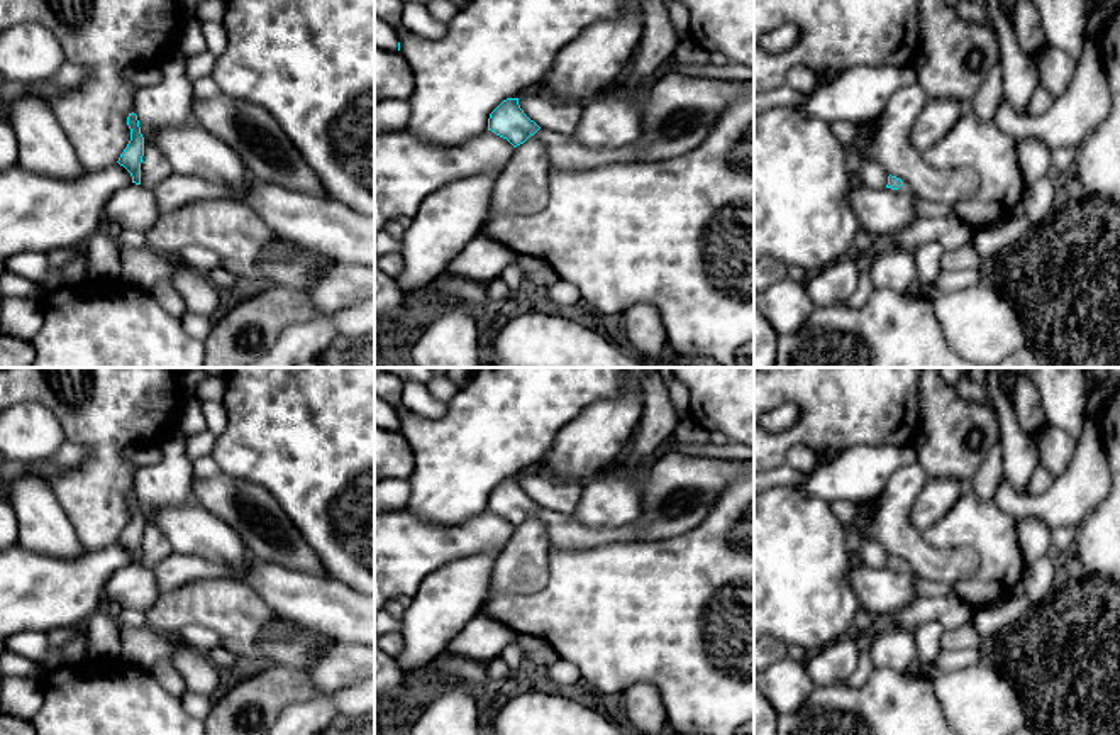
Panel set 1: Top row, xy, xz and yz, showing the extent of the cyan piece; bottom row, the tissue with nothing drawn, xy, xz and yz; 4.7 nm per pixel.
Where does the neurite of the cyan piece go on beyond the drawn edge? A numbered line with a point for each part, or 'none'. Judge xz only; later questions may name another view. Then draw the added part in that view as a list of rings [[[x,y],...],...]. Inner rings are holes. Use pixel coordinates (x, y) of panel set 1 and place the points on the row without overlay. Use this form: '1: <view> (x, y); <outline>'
none

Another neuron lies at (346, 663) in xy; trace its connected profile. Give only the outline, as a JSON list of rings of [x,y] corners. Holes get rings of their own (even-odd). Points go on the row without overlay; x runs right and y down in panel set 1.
[[[337,642],[315,655],[305,674],[315,693],[330,694],[374,676],[374,645]]]

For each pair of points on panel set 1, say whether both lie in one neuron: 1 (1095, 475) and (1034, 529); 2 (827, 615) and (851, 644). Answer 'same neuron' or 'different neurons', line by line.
1: different neurons
2: different neurons

